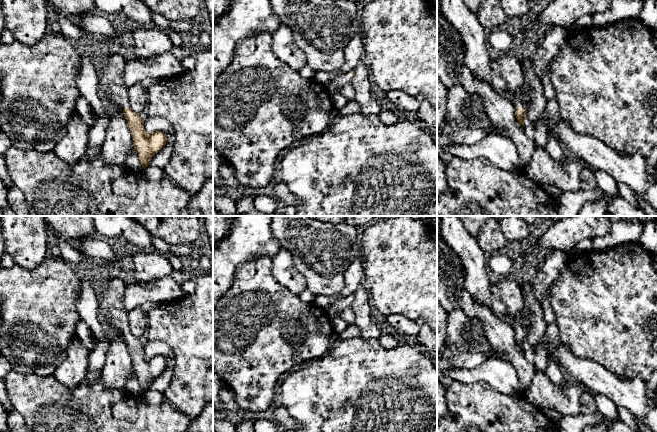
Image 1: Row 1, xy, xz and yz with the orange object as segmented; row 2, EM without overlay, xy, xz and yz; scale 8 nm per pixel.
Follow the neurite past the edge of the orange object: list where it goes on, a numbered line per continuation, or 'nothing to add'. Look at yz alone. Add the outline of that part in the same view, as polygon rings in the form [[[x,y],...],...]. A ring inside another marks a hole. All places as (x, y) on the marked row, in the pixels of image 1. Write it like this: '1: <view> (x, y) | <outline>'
1: yz (524, 92) | [[[525,80],[521,87],[517,89],[517,95],[515,97],[515,106],[524,108],[523,101],[528,99],[530,102],[533,100],[533,93],[528,82]]]

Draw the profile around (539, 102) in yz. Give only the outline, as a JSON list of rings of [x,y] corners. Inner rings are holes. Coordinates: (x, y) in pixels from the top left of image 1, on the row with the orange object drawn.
[[[523,57],[521,61],[525,67],[525,80],[528,82],[533,93],[533,100],[526,111],[526,118],[530,122],[535,123],[540,114],[545,111],[547,100],[544,94],[542,81],[535,74],[529,57]]]

